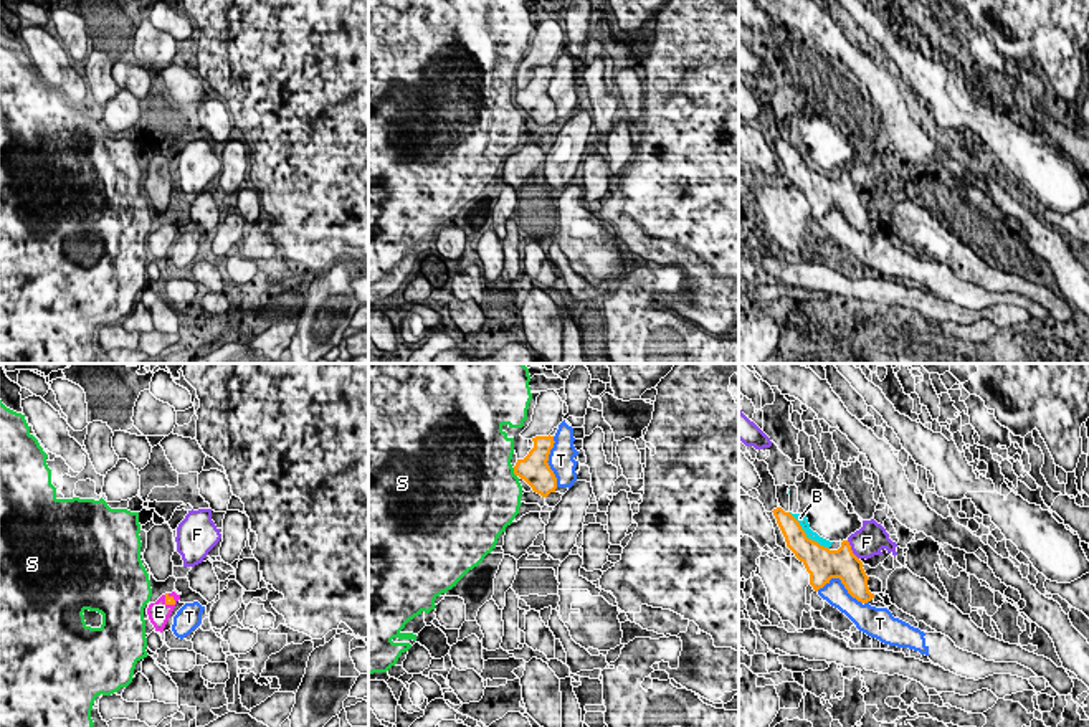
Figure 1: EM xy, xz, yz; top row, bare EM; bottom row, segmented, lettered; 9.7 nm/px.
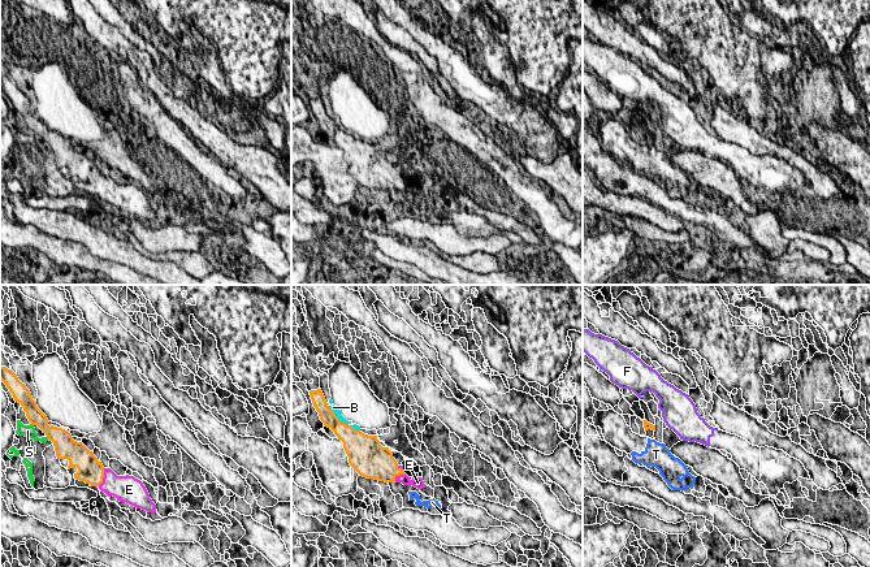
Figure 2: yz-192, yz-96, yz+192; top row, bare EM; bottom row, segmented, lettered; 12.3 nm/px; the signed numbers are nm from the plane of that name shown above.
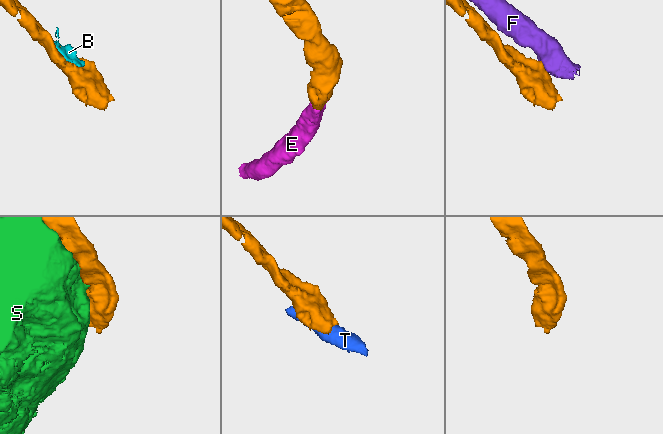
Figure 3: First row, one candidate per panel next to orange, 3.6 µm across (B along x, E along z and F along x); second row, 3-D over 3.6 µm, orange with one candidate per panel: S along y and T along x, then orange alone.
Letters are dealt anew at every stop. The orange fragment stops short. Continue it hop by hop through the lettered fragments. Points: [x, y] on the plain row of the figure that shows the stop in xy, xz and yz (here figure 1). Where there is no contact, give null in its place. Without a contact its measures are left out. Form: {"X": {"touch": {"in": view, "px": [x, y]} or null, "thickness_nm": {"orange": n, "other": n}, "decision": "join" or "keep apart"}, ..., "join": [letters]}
{"B": {"touch": {"in": "yz", "px": [805, 166]}, "thickness_nm": {"orange": 280, "other": 90}, "decision": "keep apart"}, "E": {"touch": {"in": "xy", "px": [171, 227]}, "thickness_nm": {"orange": 100, "other": 200}, "decision": "join"}, "F": {"touch": {"in": "yz", "px": [851, 180]}, "thickness_nm": {"orange": 300, "other": 300}, "decision": "keep apart"}, "S": {"touch": {"in": "xz", "px": [514, 103]}, "thickness_nm": {"orange": 300, "other": 500}, "decision": "keep apart"}, "T": {"touch": {"in": "yz", "px": [841, 212]}, "thickness_nm": {"orange": 320, "other": 220}, "decision": "keep apart"}, "join": ["E"]}

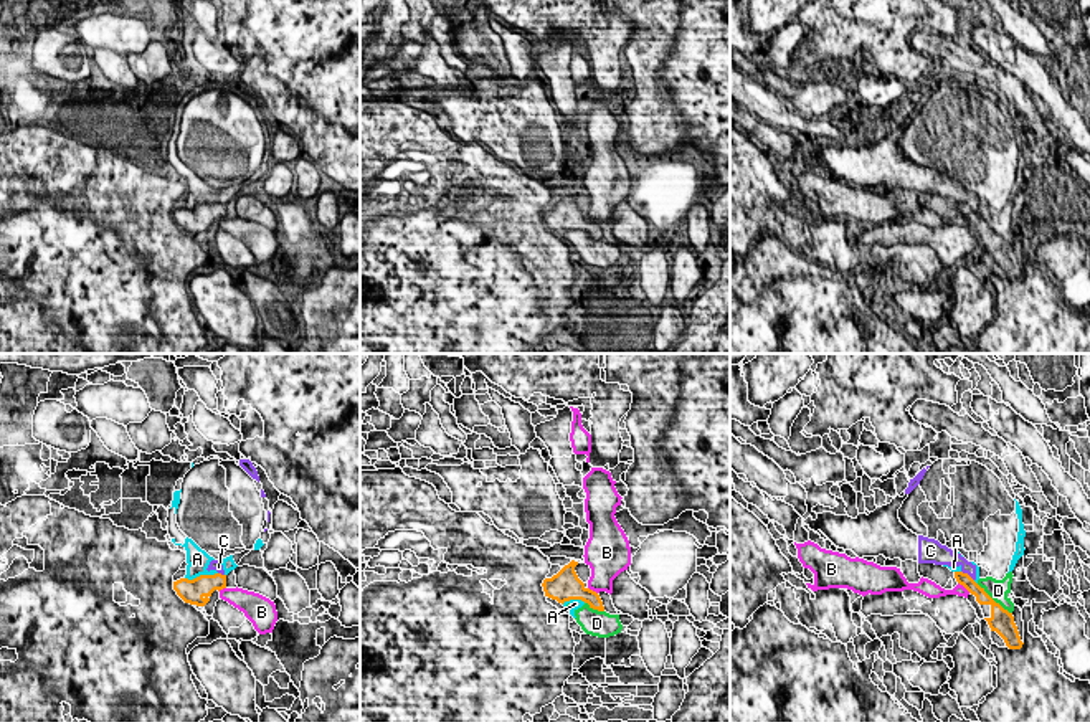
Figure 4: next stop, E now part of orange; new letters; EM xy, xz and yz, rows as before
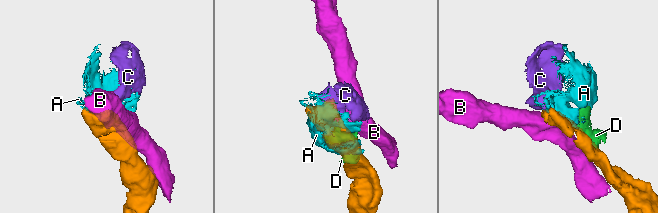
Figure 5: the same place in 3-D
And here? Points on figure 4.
{"A": {"touch": {"in": "xy", "px": [200, 205]}, "thickness_nm": {"orange": 240, "other": 220}, "decision": "keep apart"}, "B": {"touch": {"in": "yz", "px": [965, 217]}, "thickness_nm": {"orange": 130, "other": 120}, "decision": "keep apart"}, "C": {"touch": {"in": "yz", "px": [968, 205]}, "thickness_nm": {"orange": 130, "other": 130}, "decision": "keep apart"}, "D": {"touch": {"in": "yz", "px": [993, 230]}, "thickness_nm": {"orange": 240, "other": 200}, "decision": "keep apart"}, "join": []}

